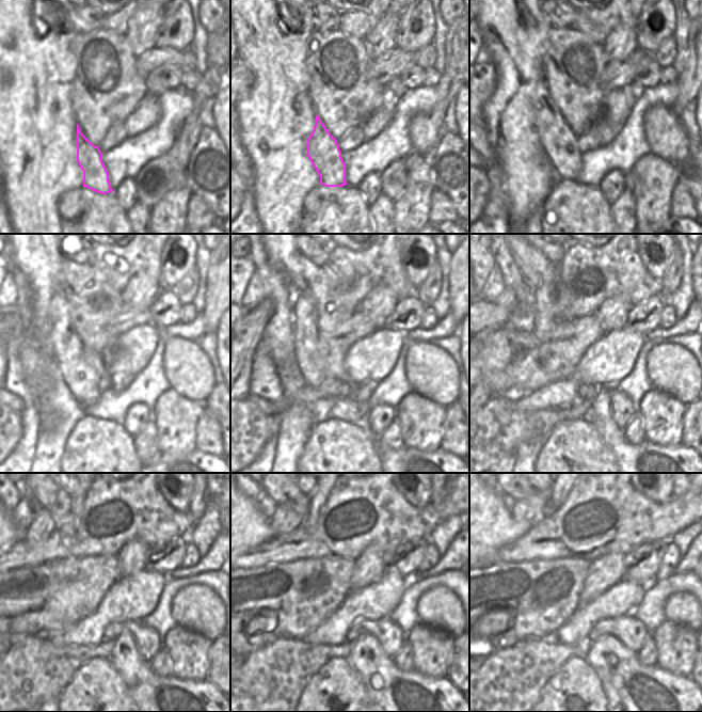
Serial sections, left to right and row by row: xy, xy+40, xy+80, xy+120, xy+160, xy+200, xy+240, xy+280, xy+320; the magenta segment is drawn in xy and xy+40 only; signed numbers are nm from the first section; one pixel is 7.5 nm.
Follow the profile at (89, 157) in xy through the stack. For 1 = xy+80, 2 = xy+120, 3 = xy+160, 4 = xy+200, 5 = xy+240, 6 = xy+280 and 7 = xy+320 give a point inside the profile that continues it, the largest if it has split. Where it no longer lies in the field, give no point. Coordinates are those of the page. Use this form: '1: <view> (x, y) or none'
1: xy+80 (559, 142)
2: xy+120 (66, 348)
3: xy+160 (304, 325)
4: xy+200 (544, 319)
5: xy+240 (77, 500)
6: xy+280 (317, 500)
7: xy+320 (558, 494)

